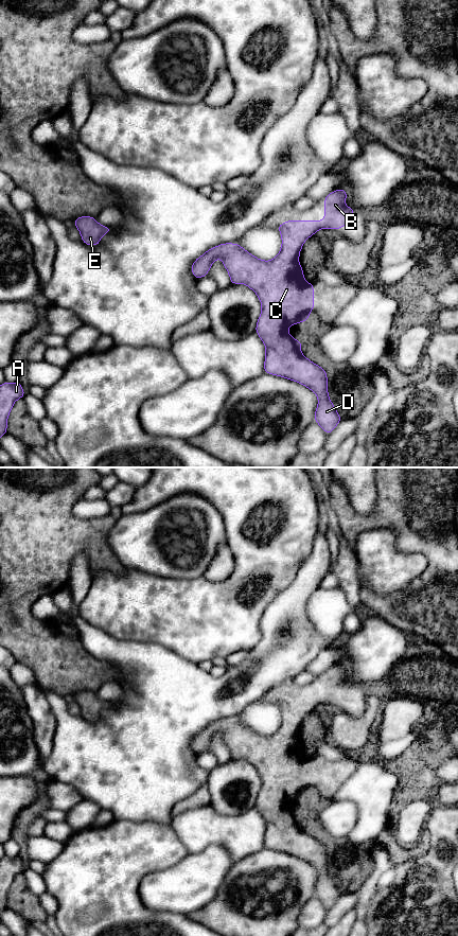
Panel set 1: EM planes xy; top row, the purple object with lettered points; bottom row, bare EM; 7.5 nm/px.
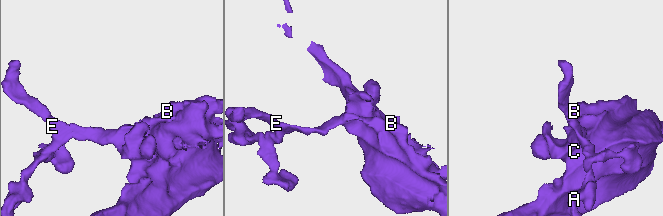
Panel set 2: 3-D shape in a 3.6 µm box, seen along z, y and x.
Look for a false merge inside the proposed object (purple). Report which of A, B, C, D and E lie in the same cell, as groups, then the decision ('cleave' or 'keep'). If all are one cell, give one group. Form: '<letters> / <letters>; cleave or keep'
A B C D E; keep

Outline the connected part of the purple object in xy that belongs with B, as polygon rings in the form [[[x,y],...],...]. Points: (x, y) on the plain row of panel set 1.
[[[345,664],[331,667],[324,672],[324,694],[323,695],[286,695],[277,703],[280,706],[282,720],[279,728],[270,736],[256,732],[246,726],[236,717],[233,719],[224,718],[207,725],[198,731],[191,742],[192,749],[198,755],[207,752],[212,738],[222,734],[223,739],[230,752],[231,759],[246,759],[252,764],[262,780],[256,808],[265,819],[264,848],[281,851],[297,856],[311,864],[318,872],[318,880],[315,885],[314,896],[325,908],[331,908],[342,894],[336,886],[335,881],[328,868],[327,846],[320,841],[307,834],[301,828],[301,814],[296,815],[288,808],[290,799],[305,797],[314,778],[314,759],[304,755],[303,744],[299,738],[299,730],[304,717],[320,704],[342,704],[344,700],[354,699],[354,684],[345,681],[348,673]]]

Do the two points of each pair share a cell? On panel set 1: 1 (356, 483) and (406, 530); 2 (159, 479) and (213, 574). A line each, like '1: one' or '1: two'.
1: two
2: two

